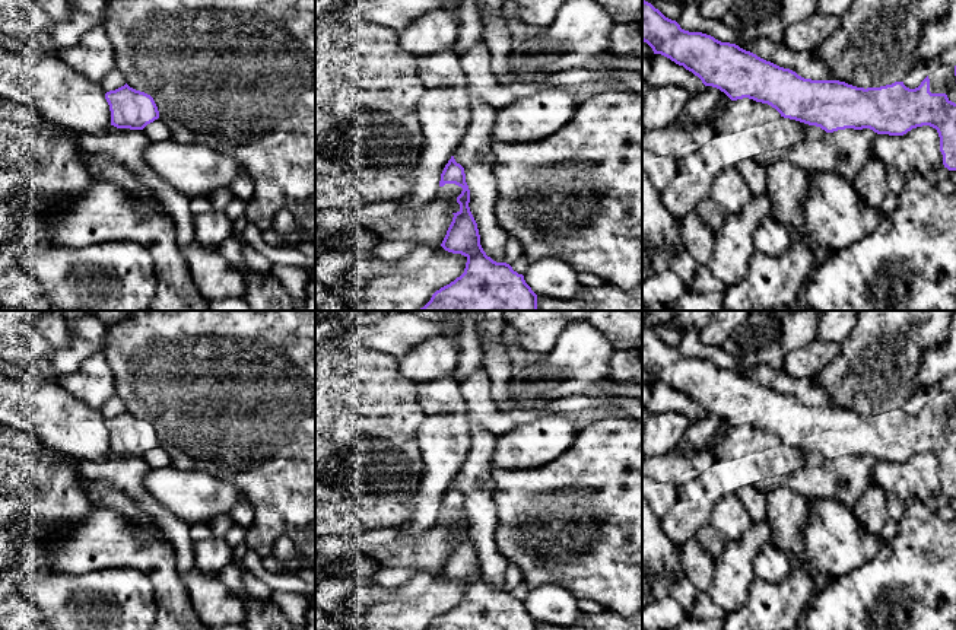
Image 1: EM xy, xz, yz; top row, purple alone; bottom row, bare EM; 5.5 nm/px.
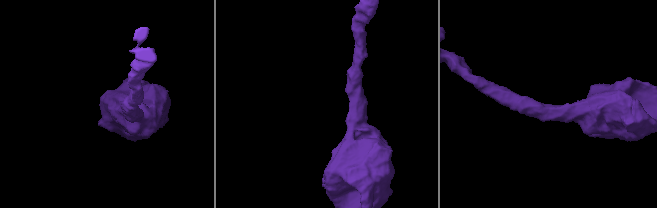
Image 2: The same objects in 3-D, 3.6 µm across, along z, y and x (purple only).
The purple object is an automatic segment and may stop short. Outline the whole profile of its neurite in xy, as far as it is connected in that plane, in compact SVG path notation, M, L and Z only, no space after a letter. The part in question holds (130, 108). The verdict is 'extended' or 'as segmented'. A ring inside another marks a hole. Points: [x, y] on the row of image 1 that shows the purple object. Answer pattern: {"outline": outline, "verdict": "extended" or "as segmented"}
{"outline": "M127 83L105 93L111 111L111 125L117 128L143 130L159 118L153 98L130 88Z", "verdict": "as segmented"}

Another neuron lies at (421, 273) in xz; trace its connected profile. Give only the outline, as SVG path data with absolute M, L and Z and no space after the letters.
M417 245L412 252L394 262L396 271L361 286L362 303L349 311L419 311L441 287L464 273L467 257L452 254L439 246Z

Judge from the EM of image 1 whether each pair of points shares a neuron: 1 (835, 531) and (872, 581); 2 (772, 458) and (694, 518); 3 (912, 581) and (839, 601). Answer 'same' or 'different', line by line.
1: different
2: same
3: same

